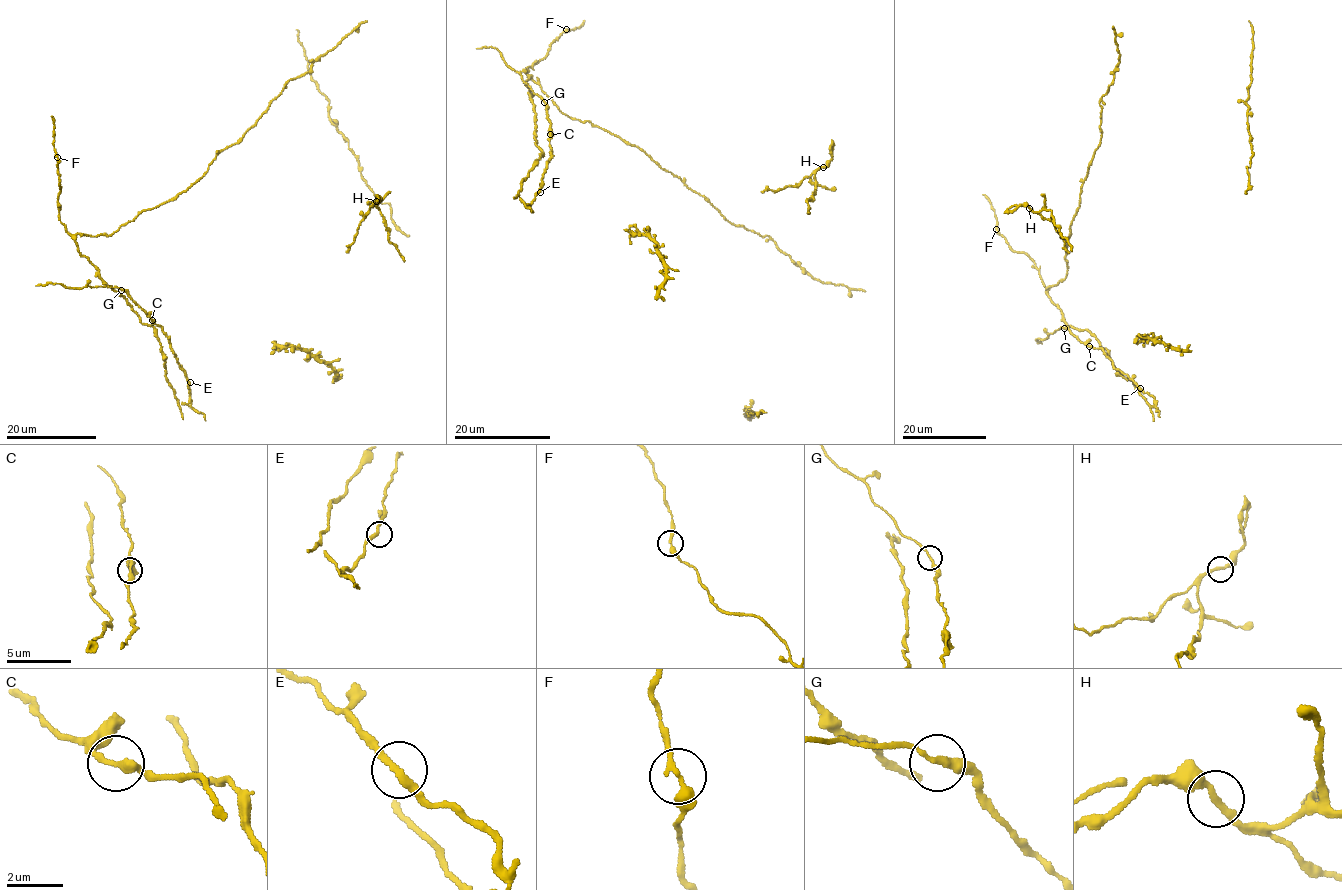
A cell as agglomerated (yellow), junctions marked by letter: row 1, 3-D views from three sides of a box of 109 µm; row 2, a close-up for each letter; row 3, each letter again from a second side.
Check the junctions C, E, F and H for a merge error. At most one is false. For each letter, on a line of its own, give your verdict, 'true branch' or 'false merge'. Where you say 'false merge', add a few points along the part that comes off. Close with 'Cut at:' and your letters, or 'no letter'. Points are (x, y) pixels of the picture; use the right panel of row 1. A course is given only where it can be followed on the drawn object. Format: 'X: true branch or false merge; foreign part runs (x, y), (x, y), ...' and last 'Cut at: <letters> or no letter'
C: true branch
E: true branch
F: true branch
H: true branch
Cut at: no letter

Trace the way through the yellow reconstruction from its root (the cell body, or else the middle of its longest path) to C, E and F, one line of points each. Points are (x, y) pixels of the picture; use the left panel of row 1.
C: (76, 244), (99, 278), (153, 327), (167, 381), (177, 403), (187, 404), (187, 378), (151, 319)
E: (76, 244), (99, 278), (124, 296), (139, 321), (153, 327), (165, 377), (179, 404), (188, 403), (190, 382)
F: (76, 244), (60, 220), (58, 157)

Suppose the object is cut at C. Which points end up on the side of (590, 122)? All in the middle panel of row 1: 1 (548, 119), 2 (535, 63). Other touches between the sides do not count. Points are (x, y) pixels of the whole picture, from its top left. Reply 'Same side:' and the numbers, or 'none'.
Same side: 2

